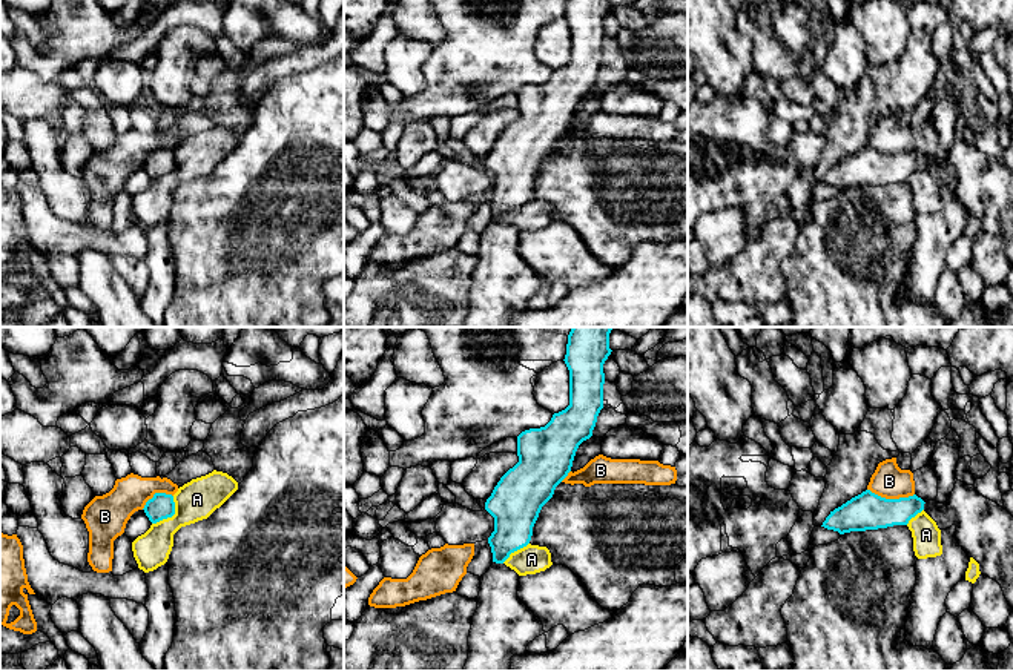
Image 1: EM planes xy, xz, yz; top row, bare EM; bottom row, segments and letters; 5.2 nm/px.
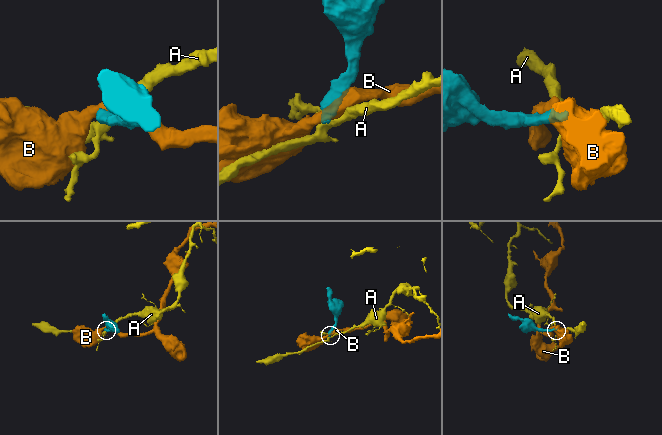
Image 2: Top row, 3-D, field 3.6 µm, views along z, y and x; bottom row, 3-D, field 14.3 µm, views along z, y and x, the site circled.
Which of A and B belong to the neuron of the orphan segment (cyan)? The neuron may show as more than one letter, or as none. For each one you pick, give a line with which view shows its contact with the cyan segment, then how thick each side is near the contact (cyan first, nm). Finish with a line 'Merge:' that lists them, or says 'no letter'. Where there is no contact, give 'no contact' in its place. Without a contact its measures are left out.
Merge: no letter

